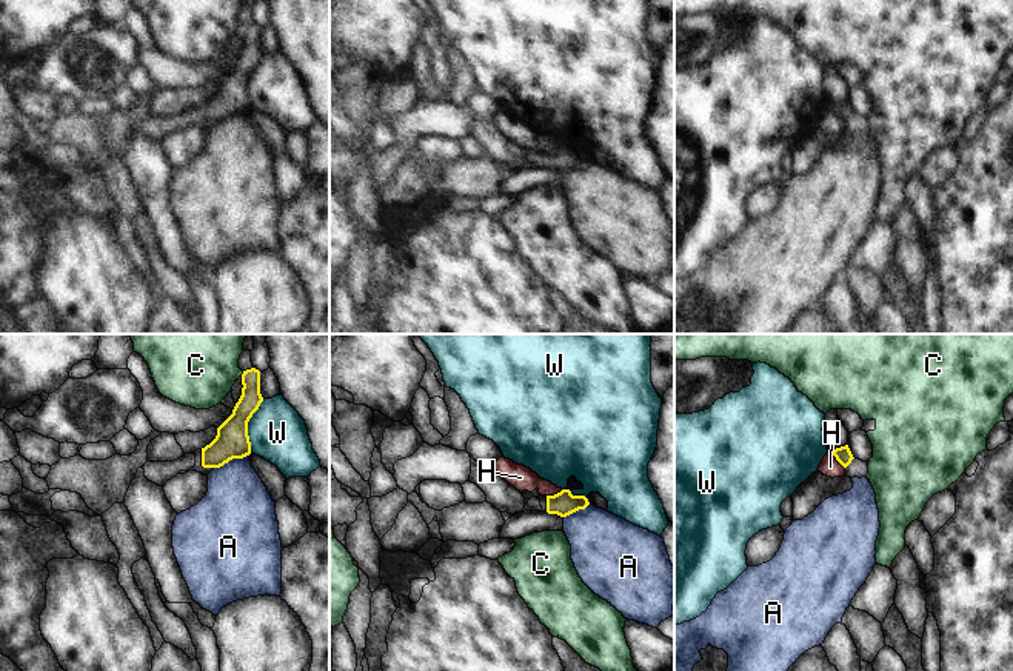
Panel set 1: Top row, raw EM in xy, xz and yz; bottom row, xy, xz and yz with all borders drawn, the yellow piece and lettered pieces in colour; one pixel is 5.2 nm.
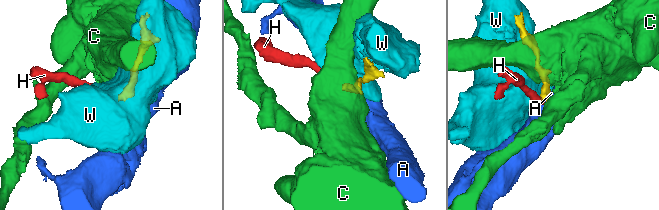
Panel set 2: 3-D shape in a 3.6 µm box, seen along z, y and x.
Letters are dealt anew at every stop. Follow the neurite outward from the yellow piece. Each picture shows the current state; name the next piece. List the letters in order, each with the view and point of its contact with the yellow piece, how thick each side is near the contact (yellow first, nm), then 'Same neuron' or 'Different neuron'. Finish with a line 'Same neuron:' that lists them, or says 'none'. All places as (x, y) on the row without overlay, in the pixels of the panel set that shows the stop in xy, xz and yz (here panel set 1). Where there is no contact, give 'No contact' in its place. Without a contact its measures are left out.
A: Touches yellow at xy (231, 114). Thickness 180 nm (yellow) against 360 nm. Different neuron
C: Touches yellow at xy (242, 30). Thickness 120 nm (yellow) against 340 nm. Different neuron
H: Touches yellow at yz (836, 114). Thickness 90 nm (yellow) against 100 nm. Different neuron
W: Touches yellow at xy (247, 80). Thickness 180 nm (yellow) against 300 nm. Different neuron
Same neuron: none.

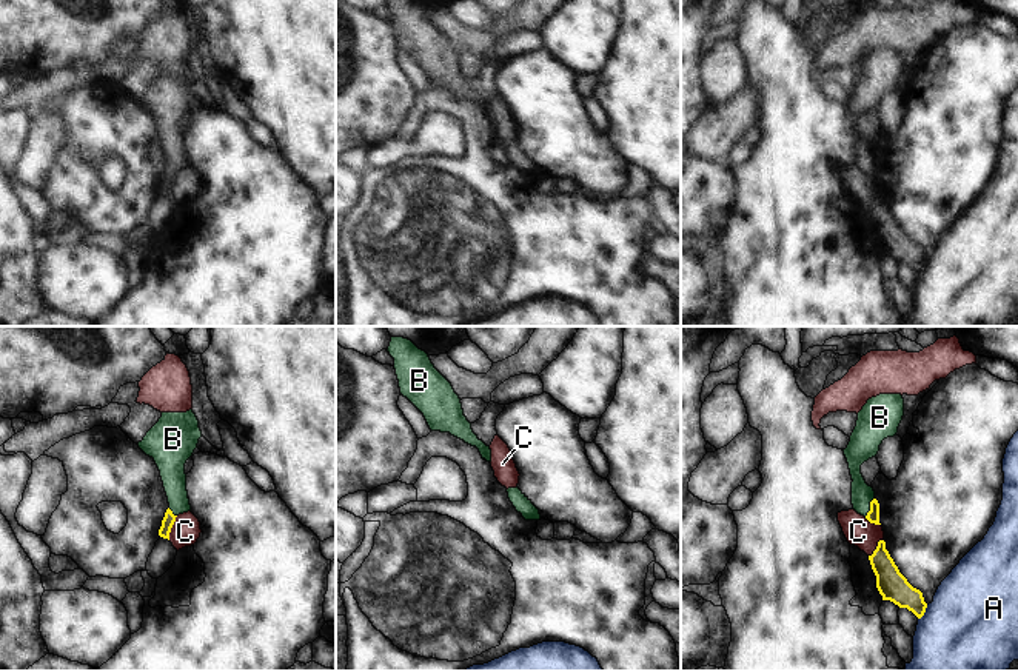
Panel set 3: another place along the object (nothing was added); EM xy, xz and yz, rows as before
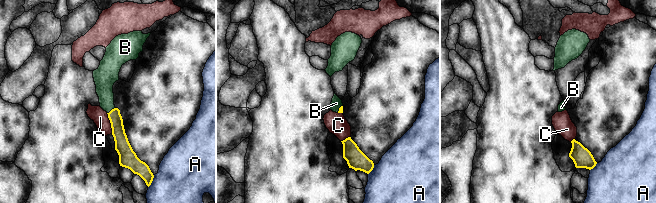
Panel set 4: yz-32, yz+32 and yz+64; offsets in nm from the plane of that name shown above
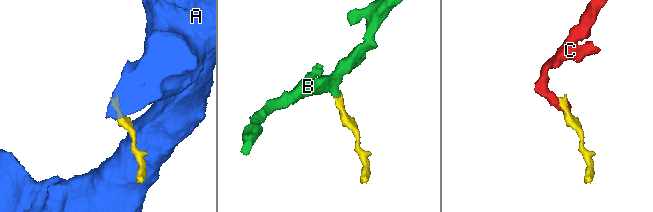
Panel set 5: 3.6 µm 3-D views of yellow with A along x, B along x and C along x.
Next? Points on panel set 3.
A: Touches yellow at yz (924, 267). Thickness 160 nm (yellow) against 500 nm. Different neuron
B: Touches yellow at yz (870, 162). Thickness 70 nm (yellow) against 110 nm. Same neuron
C: Touches yellow at xy (171, 182). Thickness 70 nm (yellow) against 150 nm. Different neuron
Same neuron: B.

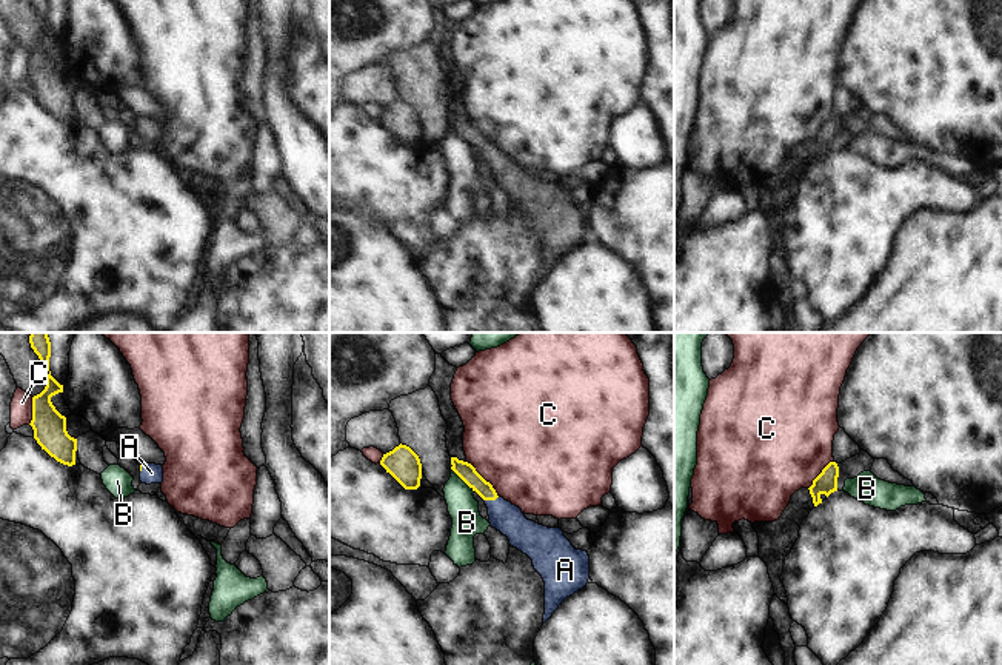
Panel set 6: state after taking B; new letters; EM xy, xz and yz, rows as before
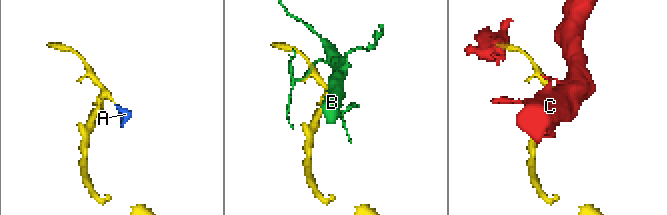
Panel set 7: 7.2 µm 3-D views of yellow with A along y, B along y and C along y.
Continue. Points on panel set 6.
A: Touches yellow at xz (491, 154). Thickness 90 nm (yellow) against 160 nm. Same neuron
B: Touches yellow at xz (462, 134). Thickness 90 nm (yellow) against 160 nm. Different neuron
C: Touches yellow at xz (484, 134). Thickness 90 nm (yellow) against 500 nm. Different neuron
Same neuron: A.

